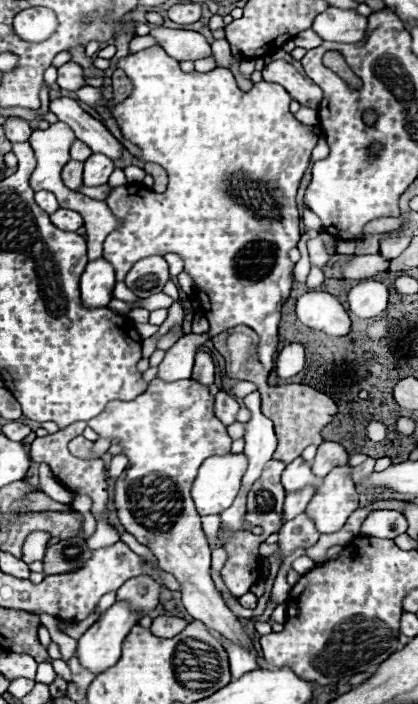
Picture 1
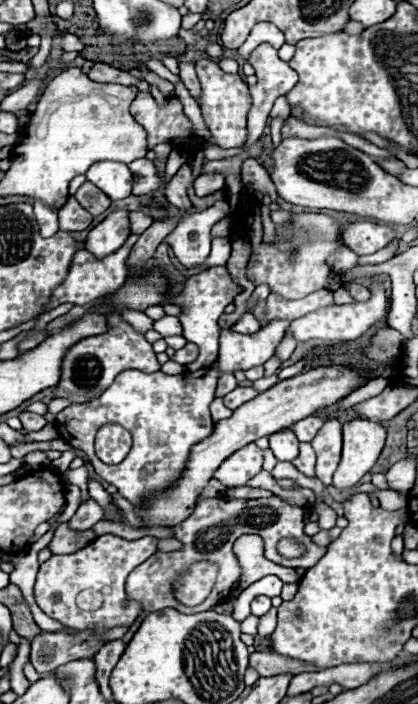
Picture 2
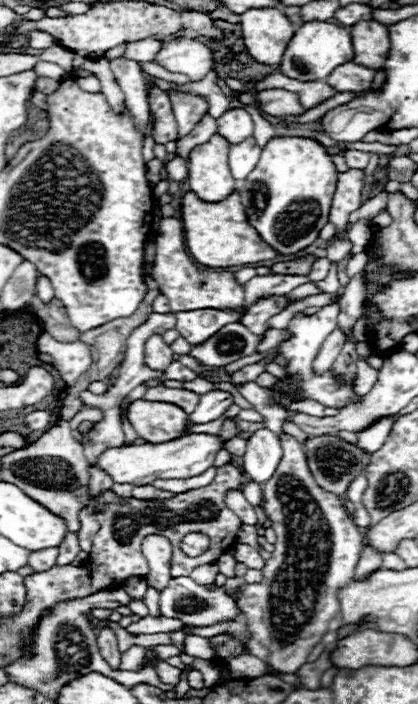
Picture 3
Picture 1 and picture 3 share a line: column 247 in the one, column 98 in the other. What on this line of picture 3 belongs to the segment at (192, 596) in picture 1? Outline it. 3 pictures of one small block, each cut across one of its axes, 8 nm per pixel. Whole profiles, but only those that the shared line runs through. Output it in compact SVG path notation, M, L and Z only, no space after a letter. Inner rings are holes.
M104 626L100 632L98 632L98 648L100 648L100 654L104 656L104 660L116 670L118 664L120 664L120 650L118 650L118 644L116 644L116 634L112 632L110 626Z

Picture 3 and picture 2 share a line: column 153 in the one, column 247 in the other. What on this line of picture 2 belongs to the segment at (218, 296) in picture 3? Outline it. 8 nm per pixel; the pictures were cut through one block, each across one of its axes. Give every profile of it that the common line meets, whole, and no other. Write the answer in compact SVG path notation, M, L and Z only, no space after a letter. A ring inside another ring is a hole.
M294 214L294 220L290 224L278 226L278 242L272 246L260 246L256 254L250 256L246 276L256 286L268 284L272 292L288 298L298 300L304 298L316 290L322 290L328 278L328 264L326 258L330 252L338 246L338 232L340 222L332 220L324 214Z

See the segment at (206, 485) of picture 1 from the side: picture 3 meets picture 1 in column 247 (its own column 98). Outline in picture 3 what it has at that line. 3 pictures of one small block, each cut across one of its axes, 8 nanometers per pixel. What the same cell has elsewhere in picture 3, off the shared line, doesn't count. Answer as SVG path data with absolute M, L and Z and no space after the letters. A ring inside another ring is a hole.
M186 434L176 442L162 442L160 446L120 446L108 448L98 458L100 470L104 470L114 484L132 484L132 486L146 486L154 480L164 478L192 478L206 472L214 466L214 458L218 450L226 446L226 440L218 438L216 434Z

